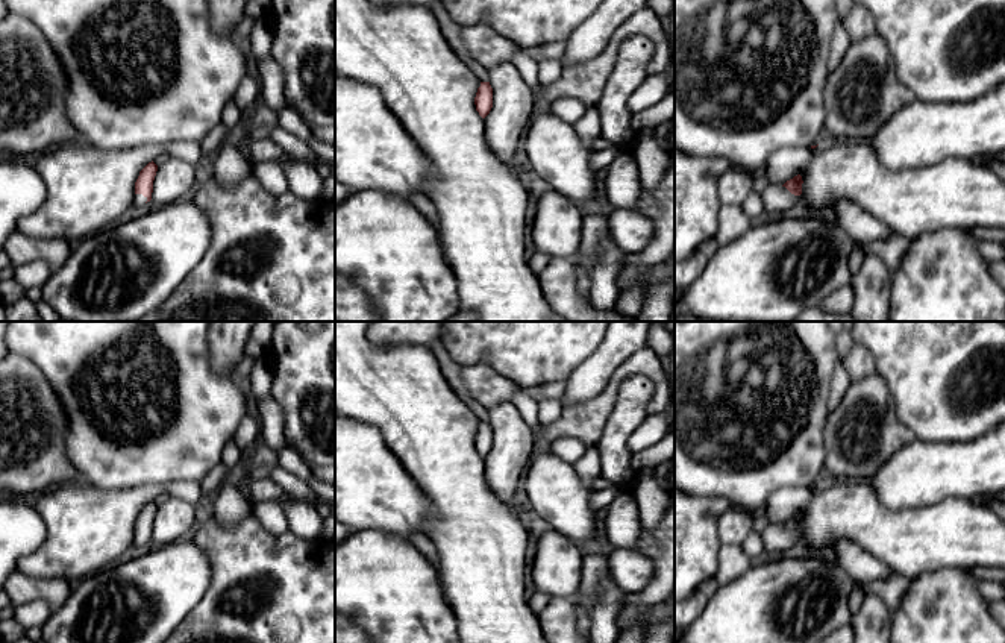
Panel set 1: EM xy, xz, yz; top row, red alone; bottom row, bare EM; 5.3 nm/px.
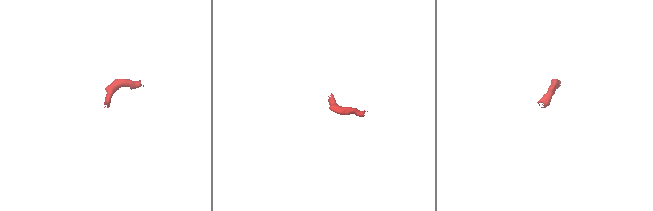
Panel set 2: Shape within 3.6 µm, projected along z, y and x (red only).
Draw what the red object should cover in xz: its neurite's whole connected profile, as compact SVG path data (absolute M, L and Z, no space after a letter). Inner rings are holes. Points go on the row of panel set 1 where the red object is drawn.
M481 82L474 97L476 111L485 118L493 108L493 88L490 82Z

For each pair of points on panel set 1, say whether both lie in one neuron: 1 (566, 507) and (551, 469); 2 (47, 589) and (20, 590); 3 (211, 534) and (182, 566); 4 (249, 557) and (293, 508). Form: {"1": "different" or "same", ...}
{"1": "same", "2": "same", "3": "different", "4": "different"}

